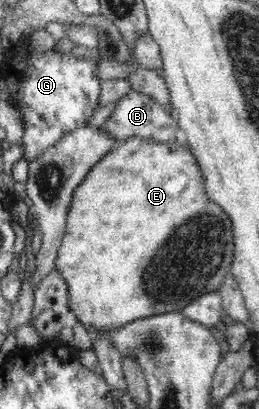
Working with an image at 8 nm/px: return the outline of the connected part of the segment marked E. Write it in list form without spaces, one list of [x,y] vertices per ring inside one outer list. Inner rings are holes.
[[[131,137],[123,140],[117,147],[113,147],[101,161],[97,161],[93,169],[87,173],[83,183],[75,189],[69,216],[67,216],[67,225],[65,225],[65,237],[57,251],[54,267],[63,274],[61,278],[65,278],[67,282],[71,321],[81,322],[88,330],[89,328],[111,330],[135,320],[161,315],[161,313],[182,311],[182,308],[195,300],[197,296],[218,291],[219,285],[230,272],[231,263],[233,263],[233,222],[229,215],[208,197],[205,190],[205,178],[201,174],[197,158],[193,156],[191,148],[179,145],[176,140],[160,143],[151,139]]]

